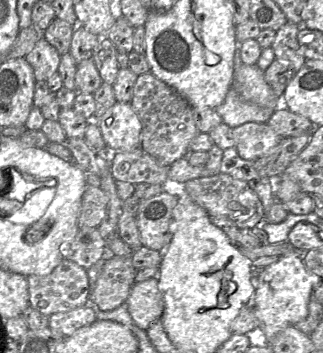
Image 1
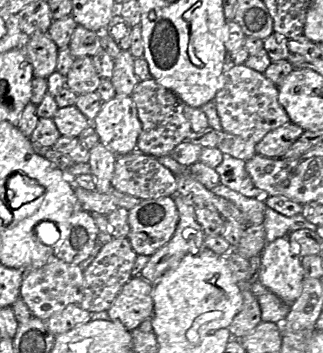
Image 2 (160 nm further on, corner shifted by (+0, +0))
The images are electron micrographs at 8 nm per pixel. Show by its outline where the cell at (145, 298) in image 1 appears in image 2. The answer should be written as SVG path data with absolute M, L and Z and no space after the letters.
M133 276L119 291L107 313L110 320L132 331L152 317L153 311L153 284Z

